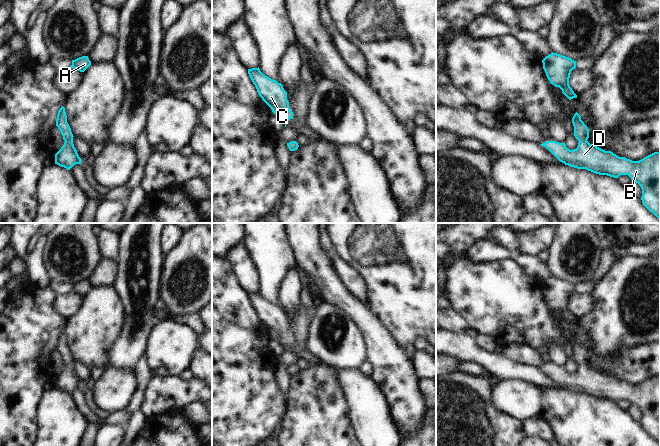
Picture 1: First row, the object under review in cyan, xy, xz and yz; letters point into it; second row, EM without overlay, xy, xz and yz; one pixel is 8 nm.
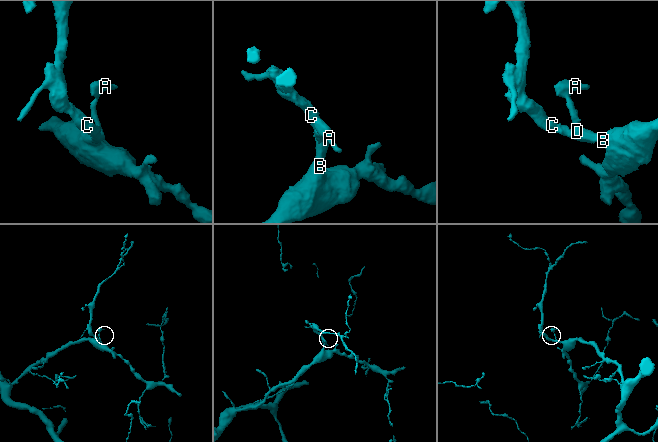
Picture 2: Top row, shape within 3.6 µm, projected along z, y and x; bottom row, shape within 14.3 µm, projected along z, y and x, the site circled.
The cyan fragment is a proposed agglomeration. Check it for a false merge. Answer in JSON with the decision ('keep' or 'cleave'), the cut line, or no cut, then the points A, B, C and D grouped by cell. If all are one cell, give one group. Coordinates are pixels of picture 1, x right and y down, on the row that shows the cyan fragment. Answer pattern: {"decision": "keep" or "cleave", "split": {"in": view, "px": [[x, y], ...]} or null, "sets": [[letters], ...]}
{"decision": "keep", "split": null, "sets": [["A", "B", "C", "D"]]}

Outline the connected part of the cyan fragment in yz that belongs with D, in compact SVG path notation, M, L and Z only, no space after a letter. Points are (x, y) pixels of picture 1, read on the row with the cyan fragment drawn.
M577 112L572 118L572 123L574 126L574 136L579 141L576 149L570 150L566 147L565 143L556 141L547 141L540 145L546 147L560 162L570 167L586 169L599 175L607 175L614 178L618 178L620 175L628 175L632 181L640 185L643 194L641 197L643 205L660 220L660 152L654 152L639 161L632 161L625 157L619 157L613 152L605 151L587 141L589 138L589 129L581 120L581 116Z

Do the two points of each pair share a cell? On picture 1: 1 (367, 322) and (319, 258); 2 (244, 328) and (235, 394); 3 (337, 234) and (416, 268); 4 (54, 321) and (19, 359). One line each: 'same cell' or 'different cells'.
1: same cell
2: same cell
3: same cell
4: same cell

